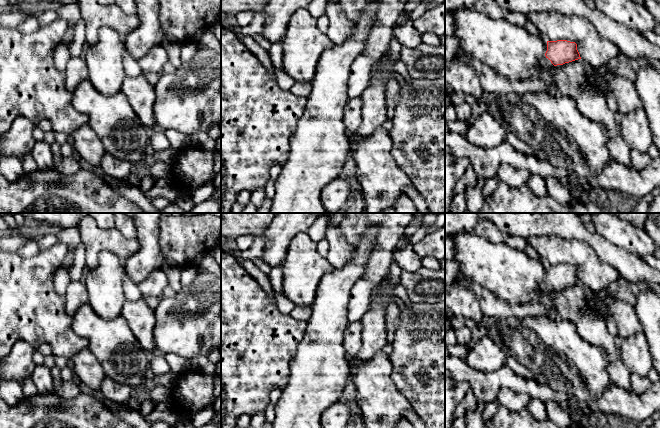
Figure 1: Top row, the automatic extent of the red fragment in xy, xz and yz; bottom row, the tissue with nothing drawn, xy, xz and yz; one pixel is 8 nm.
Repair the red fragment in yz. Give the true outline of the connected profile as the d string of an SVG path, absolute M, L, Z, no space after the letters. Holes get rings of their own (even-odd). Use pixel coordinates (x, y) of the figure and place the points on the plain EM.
M567 264L547 265L545 280L543 290L546 293L581 283L577 268Z

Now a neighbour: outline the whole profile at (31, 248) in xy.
M34 238L30 239L17 251L17 253L23 257L34 257L39 252L40 252L40 248L38 242Z

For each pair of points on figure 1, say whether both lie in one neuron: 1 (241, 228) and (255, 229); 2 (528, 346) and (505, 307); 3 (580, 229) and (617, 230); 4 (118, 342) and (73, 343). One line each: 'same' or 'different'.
1: same
2: different
3: different
4: different

